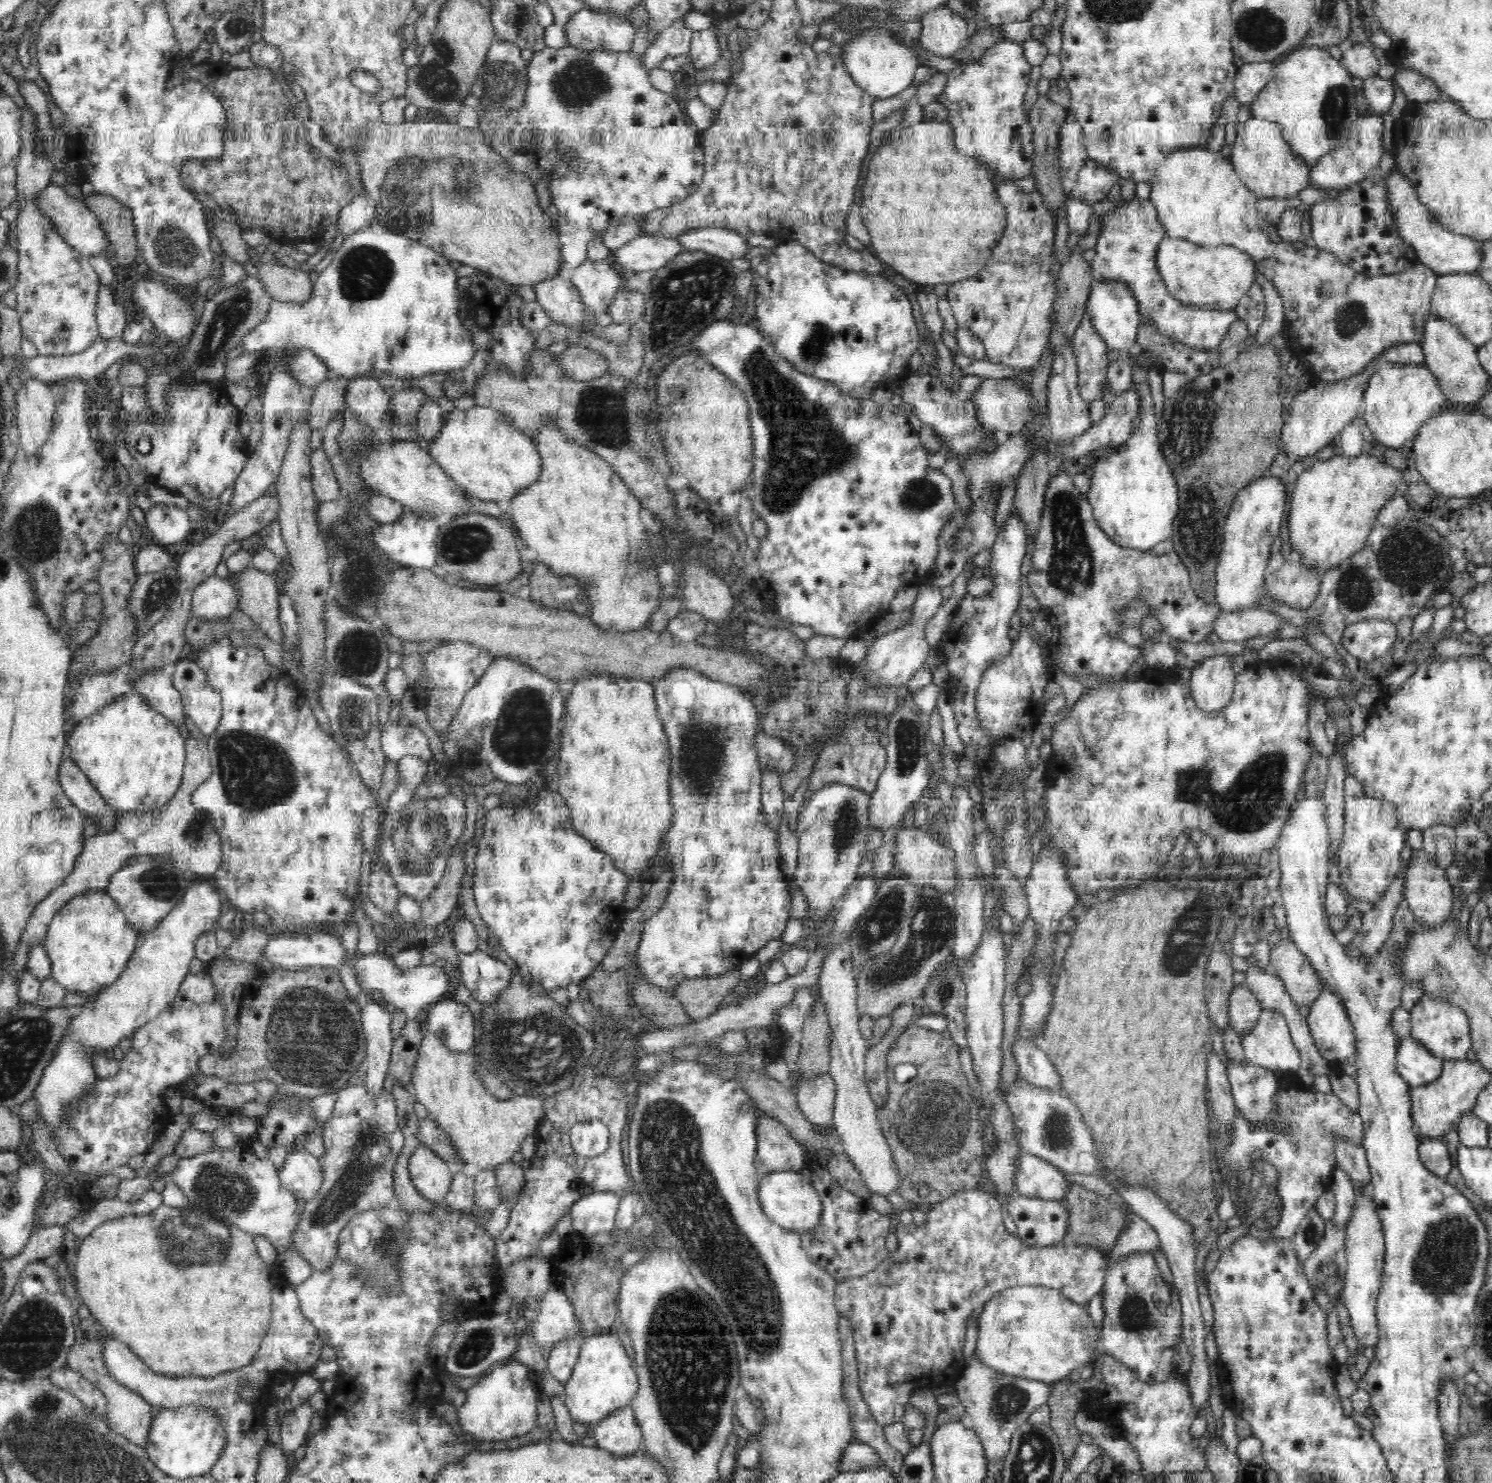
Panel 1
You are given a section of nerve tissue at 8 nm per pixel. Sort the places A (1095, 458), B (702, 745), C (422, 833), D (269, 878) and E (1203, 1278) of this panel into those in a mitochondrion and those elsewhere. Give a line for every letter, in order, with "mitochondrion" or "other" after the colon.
A: other
B: mitochondrion
C: mitochondrion
D: other
E: other

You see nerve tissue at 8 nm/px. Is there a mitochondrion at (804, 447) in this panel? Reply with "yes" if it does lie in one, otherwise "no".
yes

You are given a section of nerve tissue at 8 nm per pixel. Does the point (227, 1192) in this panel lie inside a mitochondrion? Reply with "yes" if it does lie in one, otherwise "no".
yes

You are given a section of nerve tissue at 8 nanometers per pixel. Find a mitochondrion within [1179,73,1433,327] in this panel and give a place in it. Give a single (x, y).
(1336, 103)

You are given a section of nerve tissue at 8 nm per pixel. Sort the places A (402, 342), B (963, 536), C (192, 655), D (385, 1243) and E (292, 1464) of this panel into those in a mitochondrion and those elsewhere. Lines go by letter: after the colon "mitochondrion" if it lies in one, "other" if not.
A: other
B: mitochondrion
C: other
D: mitochondrion
E: other

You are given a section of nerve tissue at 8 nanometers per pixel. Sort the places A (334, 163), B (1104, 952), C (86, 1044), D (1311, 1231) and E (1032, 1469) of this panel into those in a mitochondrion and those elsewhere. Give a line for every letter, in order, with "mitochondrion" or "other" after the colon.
A: other
B: other
C: other
D: mitochondrion
E: mitochondrion

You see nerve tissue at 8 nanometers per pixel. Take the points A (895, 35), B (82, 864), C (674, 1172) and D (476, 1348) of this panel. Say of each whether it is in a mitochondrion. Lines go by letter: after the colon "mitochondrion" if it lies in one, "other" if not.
A: other
B: other
C: mitochondrion
D: mitochondrion

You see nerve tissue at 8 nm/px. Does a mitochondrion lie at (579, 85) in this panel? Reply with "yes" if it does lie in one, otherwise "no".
yes

